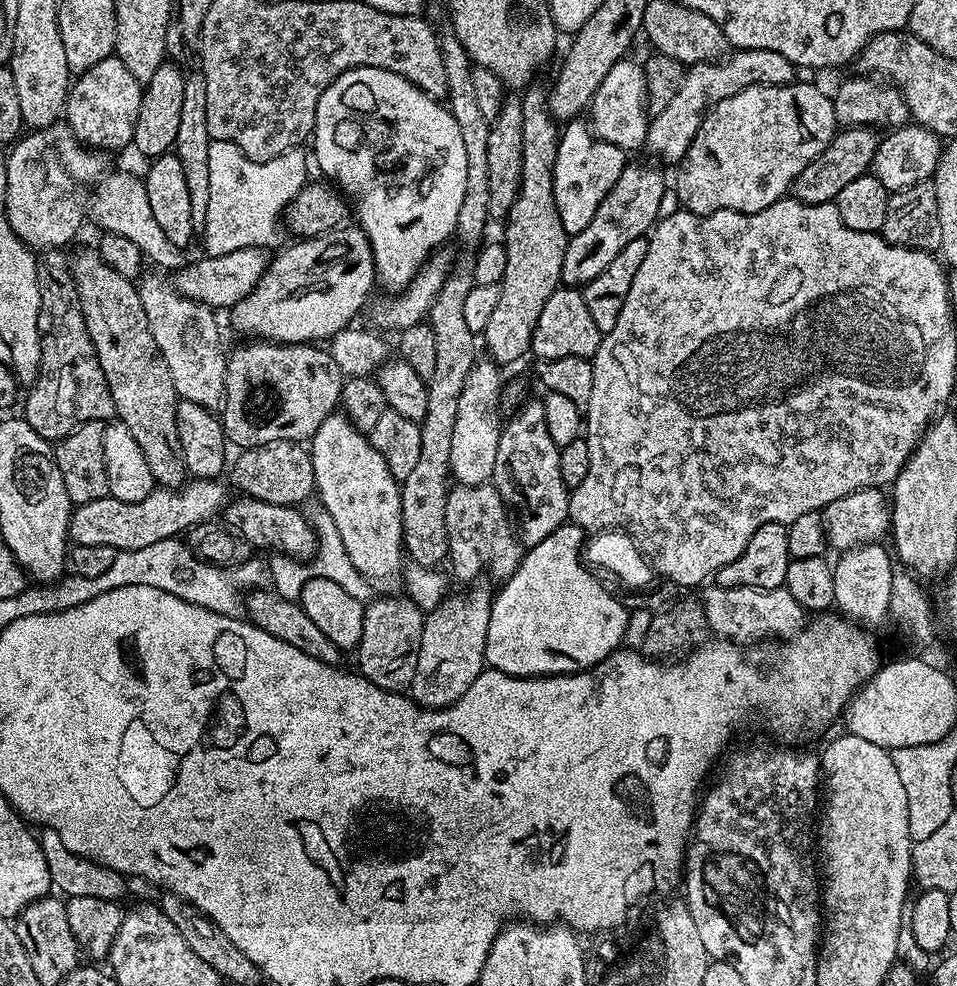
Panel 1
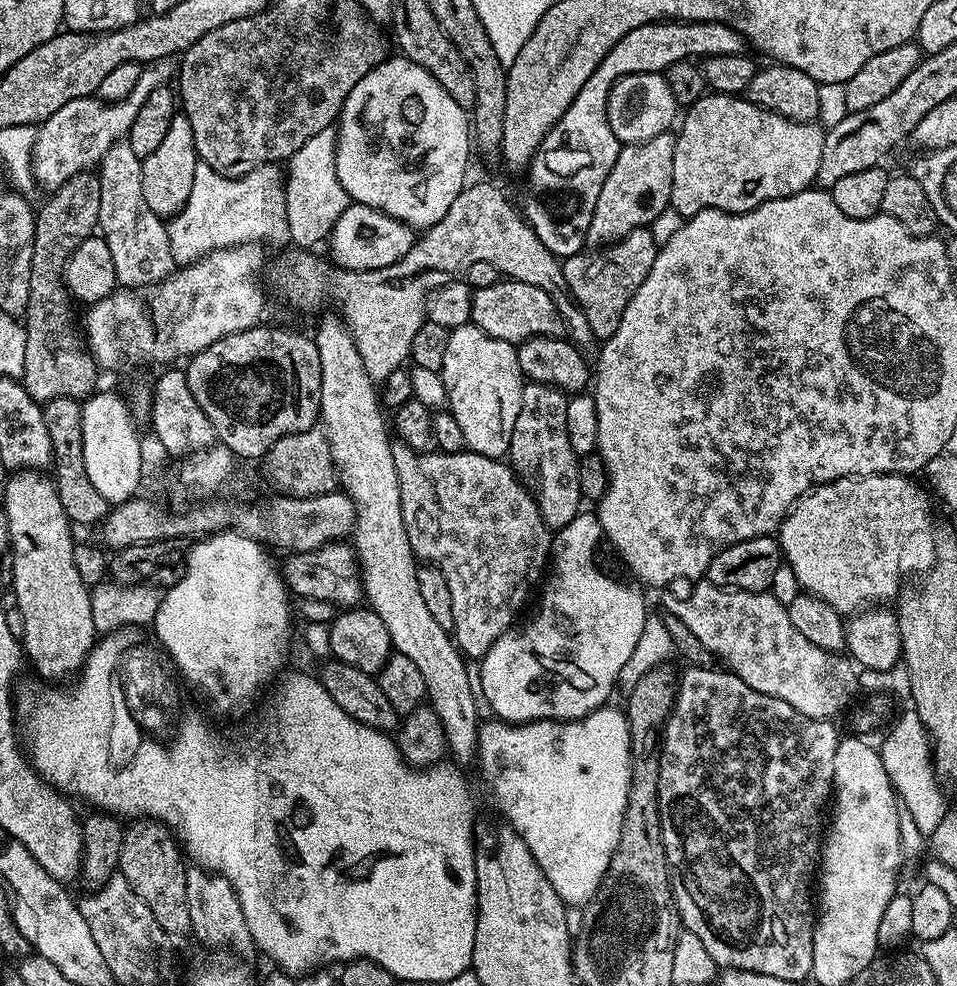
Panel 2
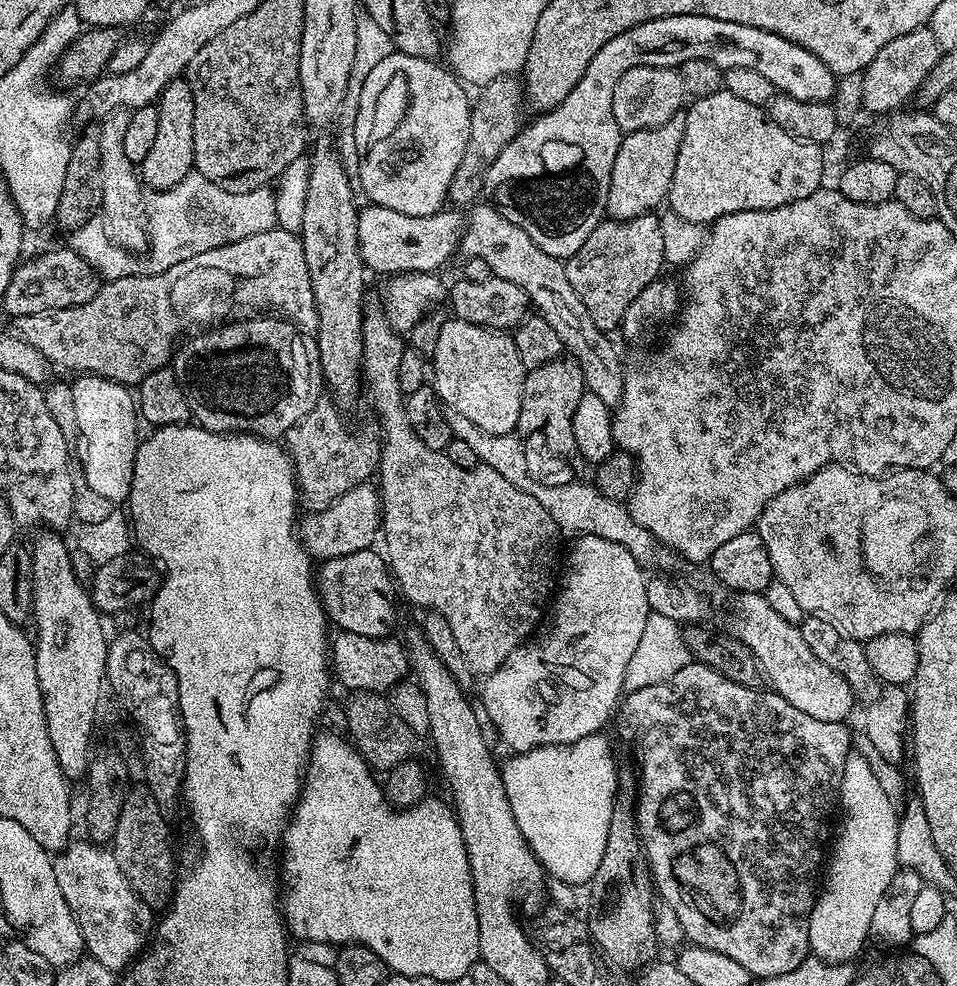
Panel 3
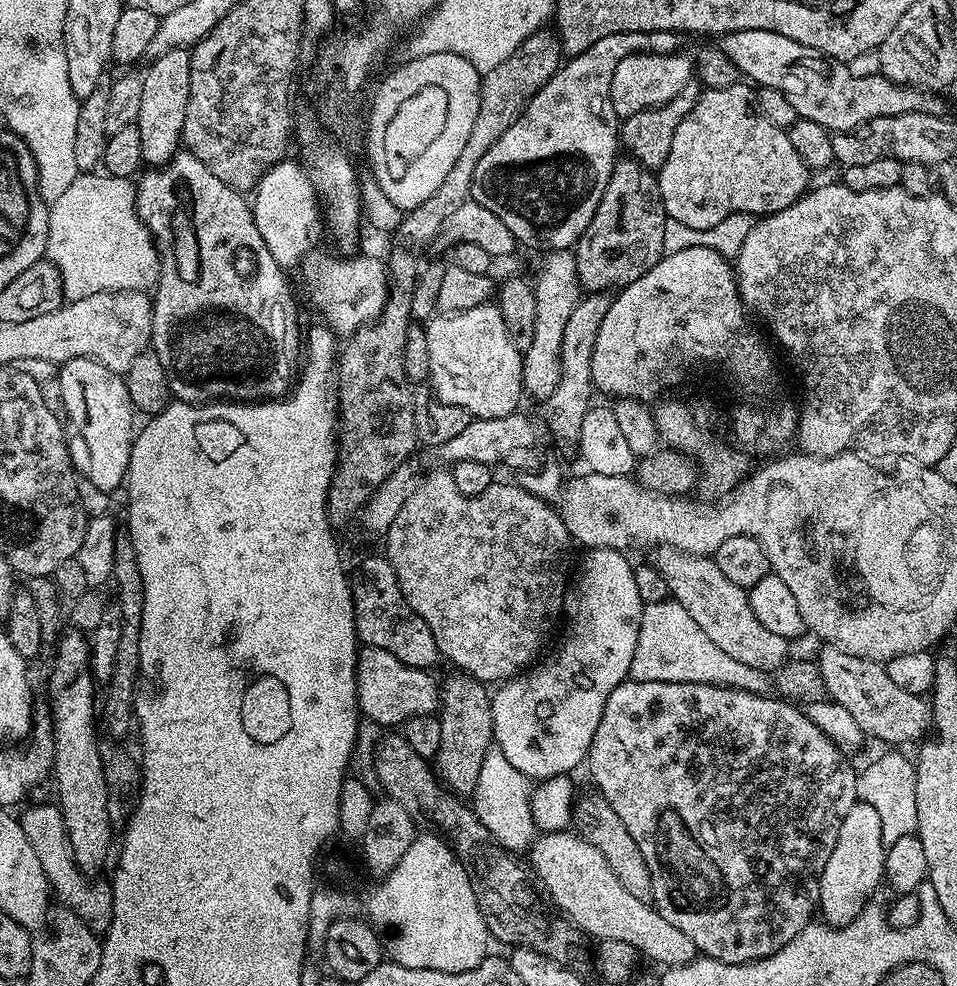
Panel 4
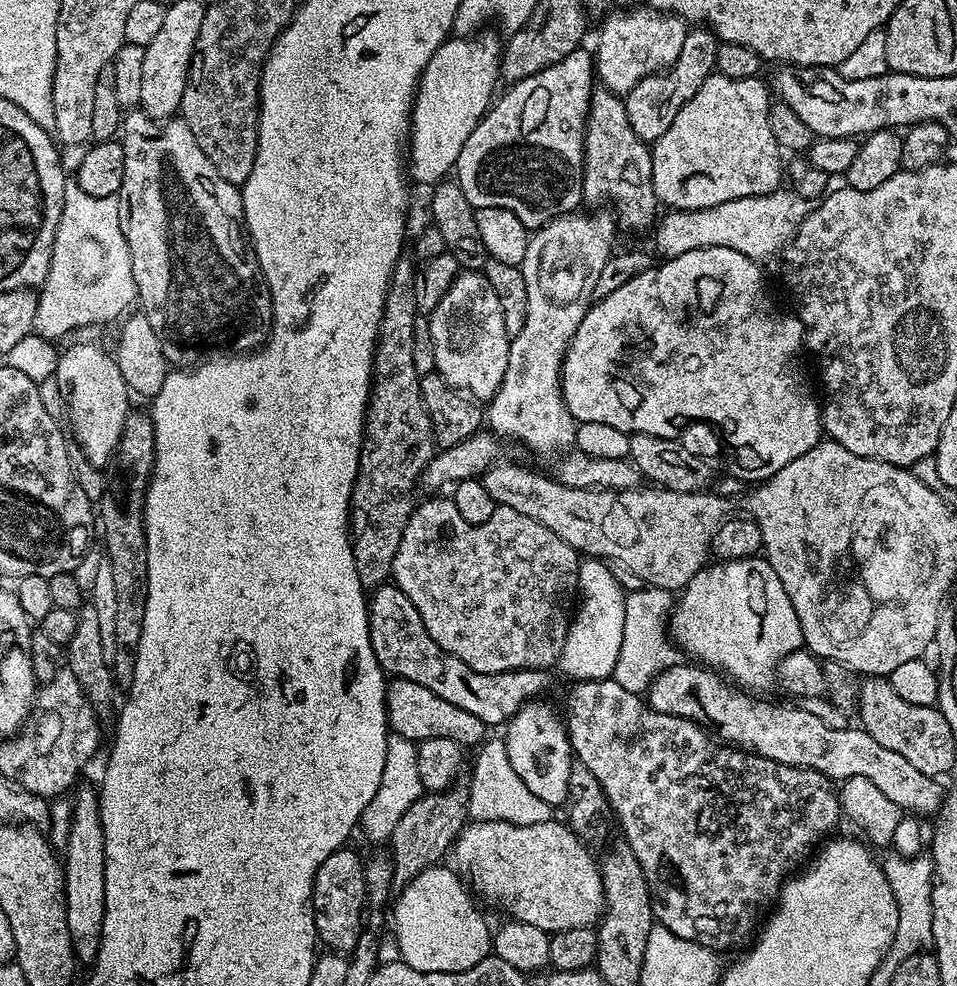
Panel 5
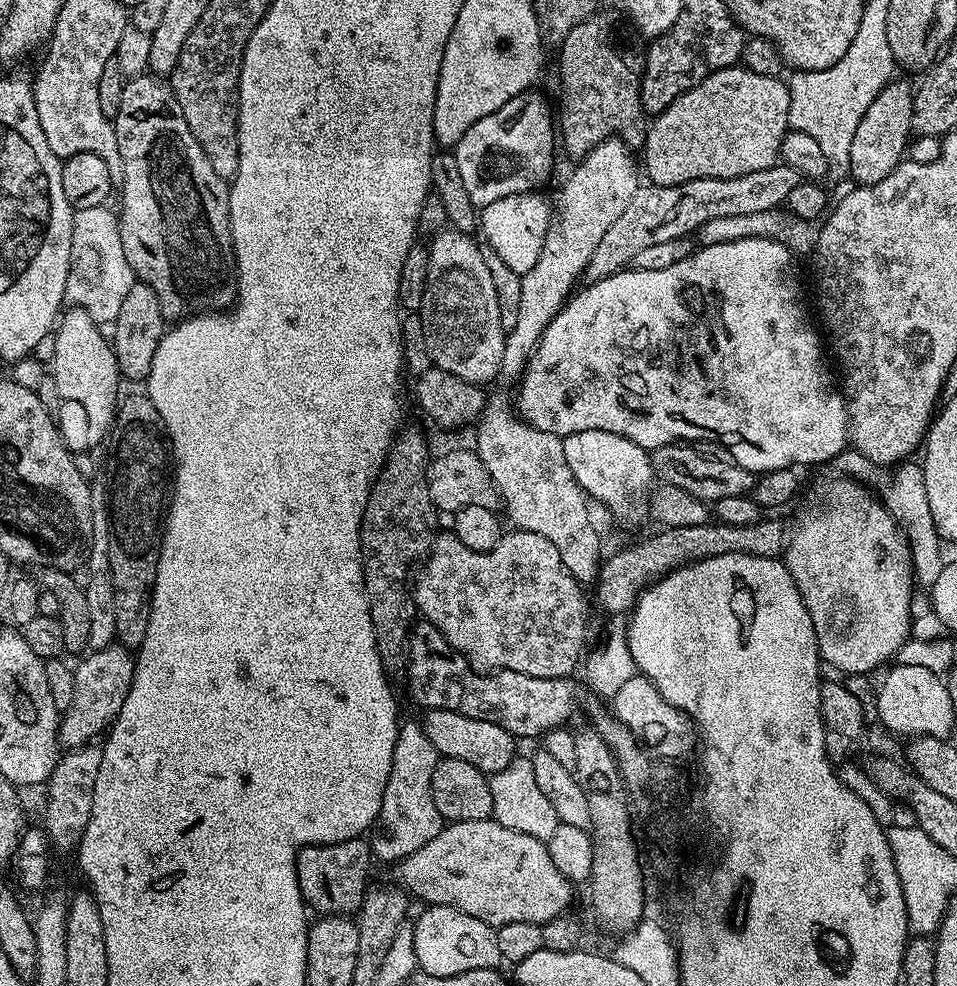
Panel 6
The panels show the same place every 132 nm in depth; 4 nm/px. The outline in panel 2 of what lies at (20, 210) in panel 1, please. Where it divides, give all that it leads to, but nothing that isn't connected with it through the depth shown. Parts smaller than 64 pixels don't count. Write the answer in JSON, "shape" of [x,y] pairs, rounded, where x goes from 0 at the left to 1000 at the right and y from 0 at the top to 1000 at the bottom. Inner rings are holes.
{"shape":[[[159,71],[147,72],[140,91],[130,100],[117,104],[100,99],[69,103],[65,112],[56,112],[56,116],[38,130],[38,142],[32,147],[31,175],[44,190],[60,193],[96,172],[92,170],[99,171],[117,149],[133,139],[140,120],[144,120],[144,112],[148,112],[148,103],[153,103],[157,91],[169,85],[165,74],[155,72]]]}

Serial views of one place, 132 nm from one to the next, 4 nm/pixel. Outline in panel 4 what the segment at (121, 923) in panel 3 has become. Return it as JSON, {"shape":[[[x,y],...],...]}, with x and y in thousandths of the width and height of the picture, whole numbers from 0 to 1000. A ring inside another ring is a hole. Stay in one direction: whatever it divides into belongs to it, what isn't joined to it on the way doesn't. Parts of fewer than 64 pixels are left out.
{"shape":[[[62,814],[38,815],[25,825],[20,825],[19,831],[23,838],[23,846],[31,854],[36,866],[40,866],[40,874],[48,886],[53,904],[63,912],[62,916],[71,921],[86,935],[90,935],[101,947],[113,943],[113,936],[117,934],[117,899],[112,891],[93,890],[85,884],[84,879],[75,869],[75,859],[71,853],[71,844],[67,840],[67,831]]]}

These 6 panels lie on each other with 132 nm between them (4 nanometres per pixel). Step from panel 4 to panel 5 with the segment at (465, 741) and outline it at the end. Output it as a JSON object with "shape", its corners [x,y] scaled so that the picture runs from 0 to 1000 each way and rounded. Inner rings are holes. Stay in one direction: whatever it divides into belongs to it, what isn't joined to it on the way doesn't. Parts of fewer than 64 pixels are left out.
{"shape":[[[469,801],[467,803],[443,804],[437,813],[433,813],[424,825],[420,828],[419,833],[412,840],[410,851],[405,854],[405,860],[411,874],[411,898],[419,901],[431,894],[441,881],[457,877],[463,867],[471,861],[475,851],[481,847],[482,842],[489,834],[489,809],[486,802]]]}

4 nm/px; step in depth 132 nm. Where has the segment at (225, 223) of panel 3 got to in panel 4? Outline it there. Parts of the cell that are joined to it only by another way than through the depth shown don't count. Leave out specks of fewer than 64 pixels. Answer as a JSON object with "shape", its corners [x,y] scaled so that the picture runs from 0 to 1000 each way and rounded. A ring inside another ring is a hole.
{"shape":[[[92,172],[77,181],[77,185],[70,190],[66,198],[62,198],[61,203],[52,207],[48,249],[50,251],[49,263],[53,264],[55,268],[59,268],[65,274],[79,272],[79,284],[82,287],[88,288],[86,296],[89,300],[102,298],[103,296],[150,296],[158,293],[167,282],[167,258],[163,255],[163,244],[153,228],[146,224],[146,218],[142,216],[142,187],[132,178],[114,178],[100,172]]]}

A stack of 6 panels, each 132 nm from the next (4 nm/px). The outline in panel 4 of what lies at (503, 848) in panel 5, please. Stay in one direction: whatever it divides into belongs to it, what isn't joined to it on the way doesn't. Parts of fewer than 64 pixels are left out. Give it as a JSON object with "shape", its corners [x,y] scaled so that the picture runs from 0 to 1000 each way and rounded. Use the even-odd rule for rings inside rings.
{"shape":[[[601,843],[567,845],[557,855],[554,867],[554,879],[559,891],[568,896],[569,903],[582,917],[580,920],[611,950],[620,949],[623,955],[654,955],[662,959],[670,971],[678,970],[683,977],[694,978],[695,983],[707,982],[711,978],[720,978],[728,973],[725,955],[721,955],[721,951],[717,951],[708,939],[700,939],[700,935],[696,935],[696,931],[692,931],[692,927],[680,916],[662,911],[646,895],[629,866]]]}

